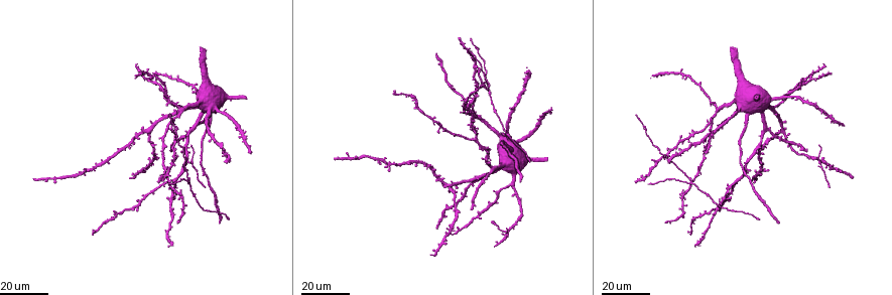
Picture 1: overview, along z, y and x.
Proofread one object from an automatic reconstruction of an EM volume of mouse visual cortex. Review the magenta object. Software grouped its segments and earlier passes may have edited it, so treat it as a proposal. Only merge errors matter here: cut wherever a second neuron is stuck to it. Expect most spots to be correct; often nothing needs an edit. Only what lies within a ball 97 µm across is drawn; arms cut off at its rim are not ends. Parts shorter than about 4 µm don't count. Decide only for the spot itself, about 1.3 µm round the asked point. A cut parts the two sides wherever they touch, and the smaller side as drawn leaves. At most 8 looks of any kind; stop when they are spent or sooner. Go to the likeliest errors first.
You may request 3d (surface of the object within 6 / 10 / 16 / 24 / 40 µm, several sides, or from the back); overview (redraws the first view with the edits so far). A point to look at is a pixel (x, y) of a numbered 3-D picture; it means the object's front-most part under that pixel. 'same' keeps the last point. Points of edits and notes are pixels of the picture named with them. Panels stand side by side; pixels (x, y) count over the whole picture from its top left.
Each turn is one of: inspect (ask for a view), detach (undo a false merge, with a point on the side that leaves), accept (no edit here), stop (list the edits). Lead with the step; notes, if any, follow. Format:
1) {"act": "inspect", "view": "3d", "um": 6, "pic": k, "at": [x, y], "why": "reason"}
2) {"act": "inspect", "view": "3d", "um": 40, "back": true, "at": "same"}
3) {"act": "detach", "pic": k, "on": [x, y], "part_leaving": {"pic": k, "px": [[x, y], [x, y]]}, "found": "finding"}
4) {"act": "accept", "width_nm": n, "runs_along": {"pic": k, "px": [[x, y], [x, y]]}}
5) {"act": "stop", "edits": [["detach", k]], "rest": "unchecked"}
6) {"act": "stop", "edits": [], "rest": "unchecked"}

{"act": "inspect", "view": "3d", "um": 16, "pic": 1, "at": [477, 48], "why": "small branch off a trunk"}

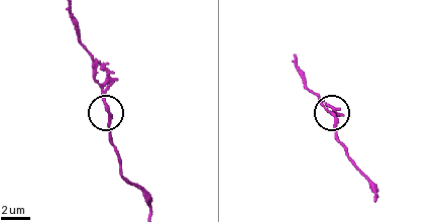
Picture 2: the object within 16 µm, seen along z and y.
{"act": "inspect", "view": "3d", "um": 10, "pic": 2, "at": [329, 112]}

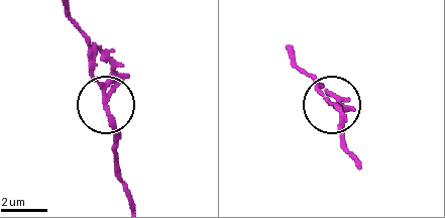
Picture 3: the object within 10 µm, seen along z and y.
{"act": "inspect", "view": "3d", "um": 10, "back": true, "pic": 3, "at": [108, 107], "why": "from behind"}

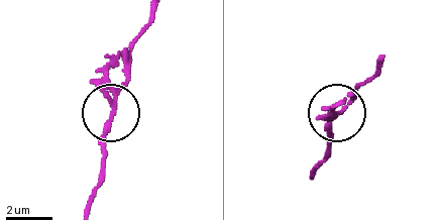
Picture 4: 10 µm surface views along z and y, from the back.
{"act": "accept", "width_nm": 160, "found": "continuous, no second neuron"}

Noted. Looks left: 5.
{"act": "inspect", "view": "3d", "um": 16, "pic": 1, "at": [667, 155], "why": "arms part here"}

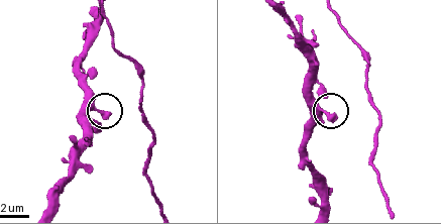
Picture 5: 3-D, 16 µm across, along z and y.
{"act": "inspect", "view": "3d", "um": 10, "pic": 5, "at": [319, 110]}

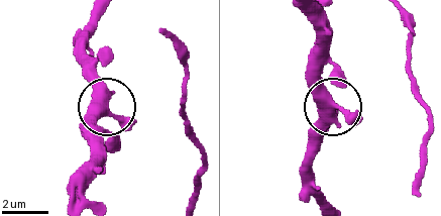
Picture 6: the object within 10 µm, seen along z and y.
{"act": "accept", "width_nm": 350, "runs_along": {"pic": 6, "px": [[327, 201], [309, 148], [332, 102], [311, 70]]}, "found": "continuous, no second neuron"}

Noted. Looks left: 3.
{"act": "inspect", "view": "3d", "um": 24, "pic": 1, "at": [691, 182], "why": "a fork"}

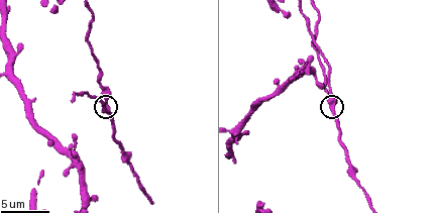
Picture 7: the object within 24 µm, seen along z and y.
{"act": "inspect", "view": "3d", "um": 6, "pic": 7, "at": [329, 104]}

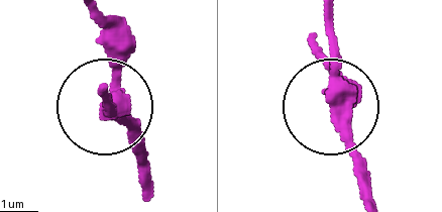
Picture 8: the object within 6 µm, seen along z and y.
{"act": "accept", "width_nm": 350, "found": "one neuron here"}

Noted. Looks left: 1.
{"act": "stop", "edits": [], "rest": "unchecked"}

